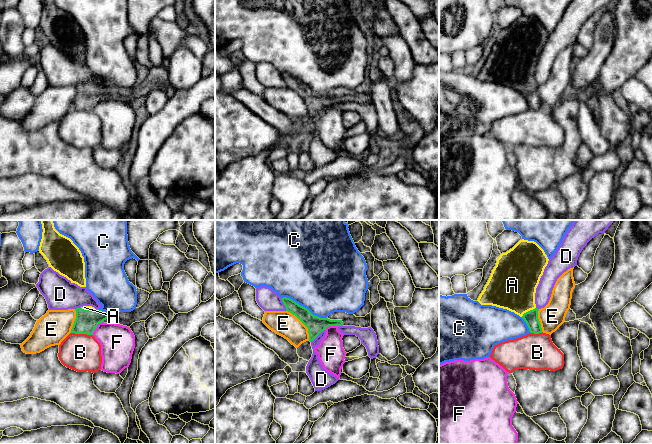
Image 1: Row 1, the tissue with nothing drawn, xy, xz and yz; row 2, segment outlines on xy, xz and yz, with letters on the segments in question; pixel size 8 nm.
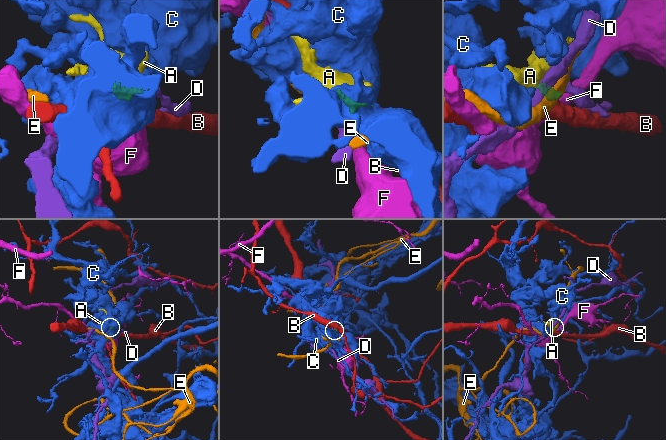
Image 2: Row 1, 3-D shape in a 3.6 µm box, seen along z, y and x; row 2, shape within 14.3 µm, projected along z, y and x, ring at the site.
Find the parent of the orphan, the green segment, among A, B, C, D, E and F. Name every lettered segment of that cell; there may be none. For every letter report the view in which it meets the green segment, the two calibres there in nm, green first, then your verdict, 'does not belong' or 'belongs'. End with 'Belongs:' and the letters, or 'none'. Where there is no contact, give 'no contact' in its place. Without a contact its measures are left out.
A: meets green in yz; 110 nm thick on the green side, 380 nm on the other; belongs
B: meets green in xy; 180 nm thick on the green side, 300 nm on the other; does not belong
C: meets green in xz; 140 nm thick on the green side, 500 nm on the other; does not belong
D: meets green in xz; 140 nm thick on the green side, 120 nm on the other; does not belong
E: meets green in xz; 140 nm thick on the green side, 200 nm on the other; does not belong
F: meets green in xy; 180 nm thick on the green side, 280 nm on the other; does not belong
Belongs: A

